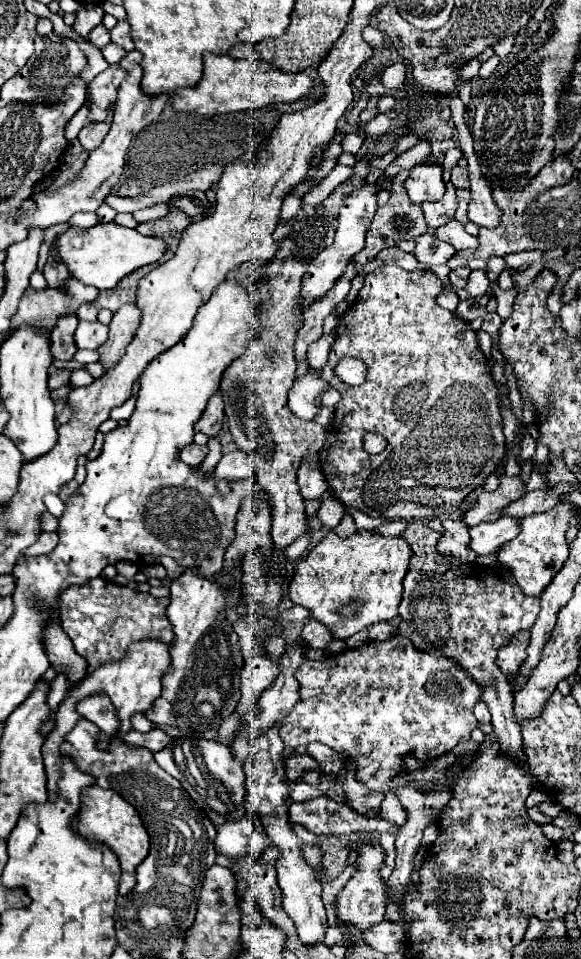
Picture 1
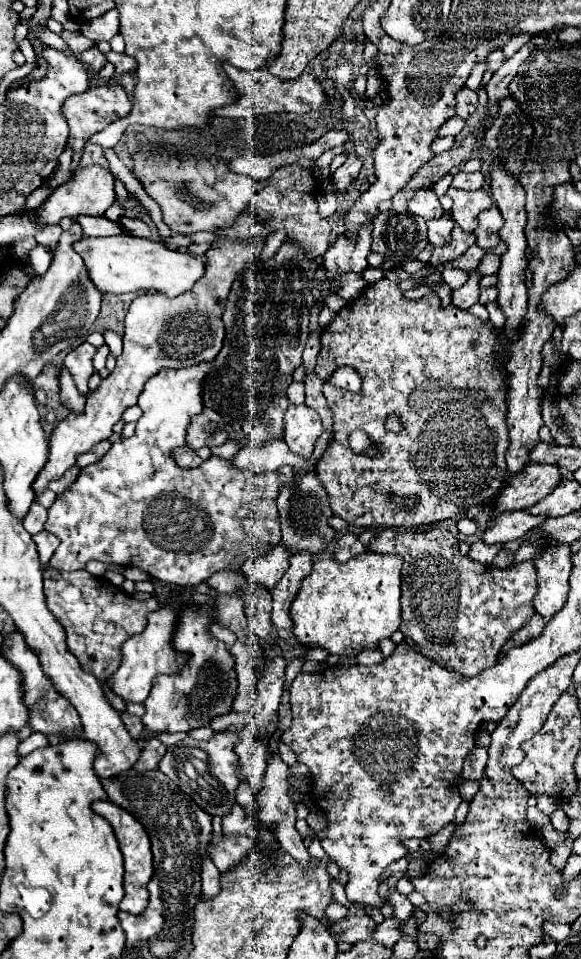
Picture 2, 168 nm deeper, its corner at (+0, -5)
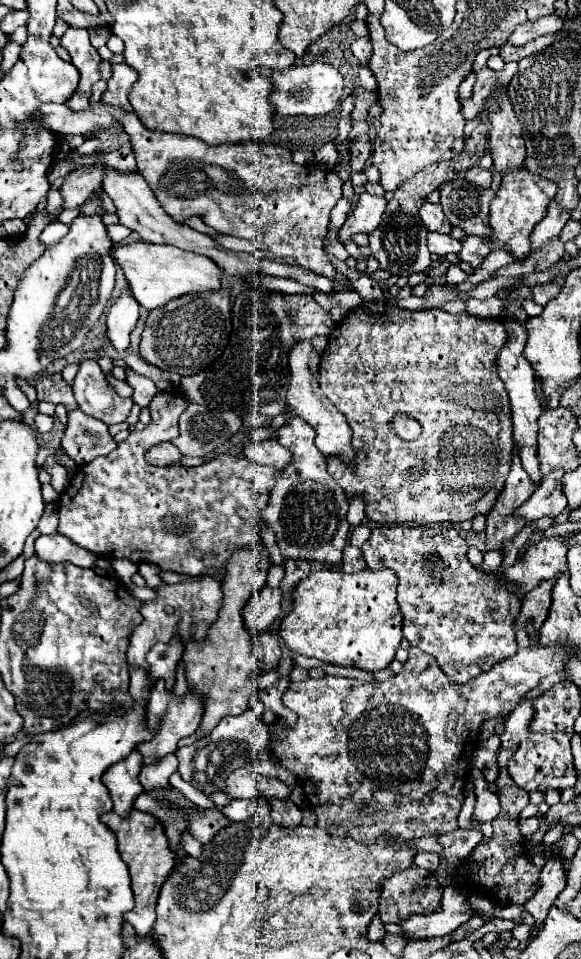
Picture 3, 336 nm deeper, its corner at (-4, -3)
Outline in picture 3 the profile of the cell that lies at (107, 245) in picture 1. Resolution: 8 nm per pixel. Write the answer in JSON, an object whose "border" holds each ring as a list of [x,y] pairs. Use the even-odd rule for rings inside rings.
{"border":[[[131,243],[119,245],[111,249],[117,265],[125,271],[127,283],[131,287],[133,297],[141,307],[153,311],[163,307],[171,299],[189,295],[189,293],[203,293],[203,291],[217,291],[221,289],[221,269],[209,257],[181,251],[169,245],[153,245],[153,243]]]}

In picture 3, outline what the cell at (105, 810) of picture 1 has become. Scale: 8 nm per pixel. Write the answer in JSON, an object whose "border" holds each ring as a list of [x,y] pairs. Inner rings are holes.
{"border":[[[111,811],[111,813],[105,813],[101,819],[115,833],[119,855],[127,863],[129,873],[131,873],[131,889],[135,895],[135,907],[133,907],[133,911],[123,915],[123,921],[133,925],[137,939],[143,939],[153,929],[155,901],[157,901],[163,881],[167,879],[167,875],[171,873],[173,863],[175,863],[173,849],[169,847],[169,839],[167,839],[161,823],[157,819],[153,819],[153,815],[149,815],[149,813],[131,811],[129,819],[121,819]]]}

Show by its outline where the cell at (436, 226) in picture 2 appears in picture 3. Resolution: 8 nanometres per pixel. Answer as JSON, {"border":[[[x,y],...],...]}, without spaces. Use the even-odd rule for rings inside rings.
{"border":[[[427,233],[427,249],[433,255],[445,257],[449,253],[461,251],[461,243],[455,241],[451,235],[441,235],[441,233]]]}

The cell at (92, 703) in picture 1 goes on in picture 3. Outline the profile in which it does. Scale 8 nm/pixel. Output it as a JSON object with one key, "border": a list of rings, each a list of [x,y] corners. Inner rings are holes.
{"border":[[[133,751],[127,759],[111,765],[103,775],[103,783],[113,799],[113,811],[121,819],[129,817],[129,813],[133,811],[133,799],[137,799],[137,795],[141,795],[143,791],[141,783],[137,781],[139,771],[141,771],[141,753]]]}

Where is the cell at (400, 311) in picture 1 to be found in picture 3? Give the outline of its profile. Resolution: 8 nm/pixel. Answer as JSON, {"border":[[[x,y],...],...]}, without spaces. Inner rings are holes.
{"border":[[[393,305],[387,307],[359,307],[353,309],[343,323],[339,323],[331,335],[329,343],[321,355],[321,391],[325,397],[345,415],[351,431],[353,431],[353,449],[355,449],[355,471],[351,471],[347,465],[337,461],[335,457],[327,457],[327,469],[329,475],[343,487],[347,499],[361,495],[367,503],[367,517],[377,523],[397,523],[397,525],[427,525],[427,523],[437,523],[437,521],[451,521],[451,523],[461,523],[461,521],[473,521],[477,515],[489,515],[493,509],[493,503],[497,501],[497,495],[501,493],[501,487],[505,487],[505,475],[509,475],[511,467],[511,455],[513,455],[513,425],[511,425],[511,405],[507,391],[497,375],[497,353],[501,347],[507,343],[507,331],[499,319],[481,319],[473,317],[469,313],[453,315],[441,309],[423,309],[423,311],[405,311]],[[393,389],[401,389],[401,399],[395,401],[391,397]],[[395,415],[409,415],[415,419],[423,433],[415,441],[405,441],[401,439],[389,425],[393,423]]]}

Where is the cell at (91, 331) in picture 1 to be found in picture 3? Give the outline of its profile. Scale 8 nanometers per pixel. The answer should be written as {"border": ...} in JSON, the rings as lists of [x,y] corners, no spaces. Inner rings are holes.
{"border":[[[81,361],[81,369],[73,381],[73,395],[79,409],[107,425],[123,423],[133,407],[133,399],[119,397],[109,387],[105,373],[97,361]]]}

